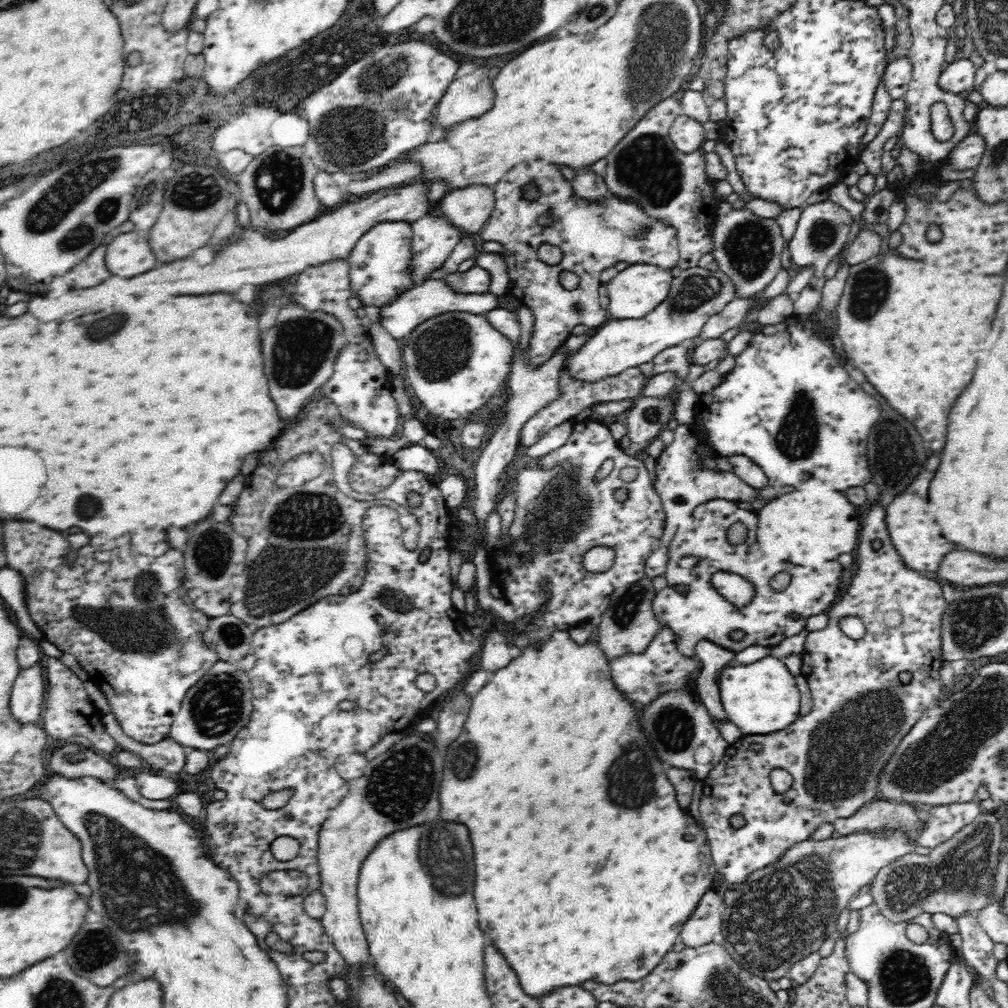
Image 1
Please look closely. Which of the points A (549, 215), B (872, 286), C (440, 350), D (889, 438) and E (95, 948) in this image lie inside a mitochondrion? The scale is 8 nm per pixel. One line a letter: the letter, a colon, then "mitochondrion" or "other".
A: other
B: mitochondrion
C: mitochondrion
D: mitochondrion
E: mitochondrion

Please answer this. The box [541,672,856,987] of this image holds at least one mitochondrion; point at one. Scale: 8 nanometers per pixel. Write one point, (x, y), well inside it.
(783, 912)

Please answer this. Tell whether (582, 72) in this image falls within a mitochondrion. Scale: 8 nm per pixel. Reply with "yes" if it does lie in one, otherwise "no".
no

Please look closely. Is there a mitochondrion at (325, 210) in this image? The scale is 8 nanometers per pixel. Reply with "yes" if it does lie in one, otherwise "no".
no

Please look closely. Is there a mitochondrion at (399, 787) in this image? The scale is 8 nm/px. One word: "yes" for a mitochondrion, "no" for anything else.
yes

